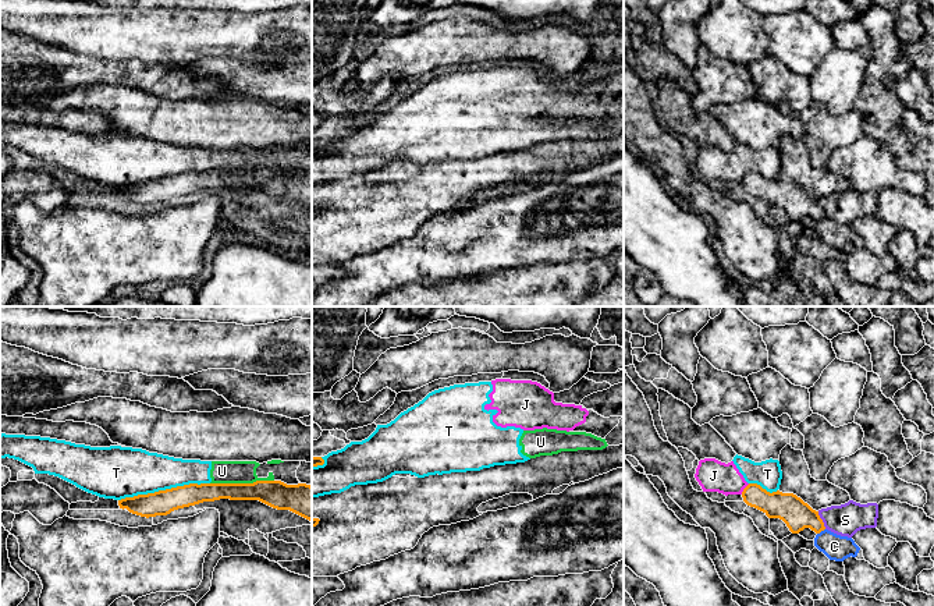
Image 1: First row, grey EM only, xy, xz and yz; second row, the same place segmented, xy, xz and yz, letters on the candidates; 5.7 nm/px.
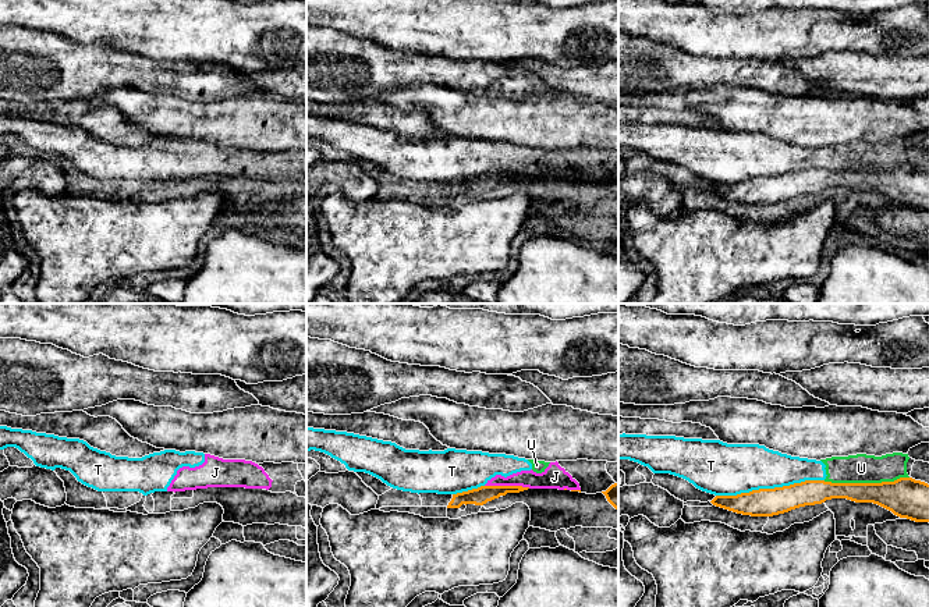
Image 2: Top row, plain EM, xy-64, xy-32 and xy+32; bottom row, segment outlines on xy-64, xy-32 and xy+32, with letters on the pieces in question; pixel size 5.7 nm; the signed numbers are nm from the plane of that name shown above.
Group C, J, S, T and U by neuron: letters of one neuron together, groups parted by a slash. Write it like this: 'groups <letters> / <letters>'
groups C / J T U / S

